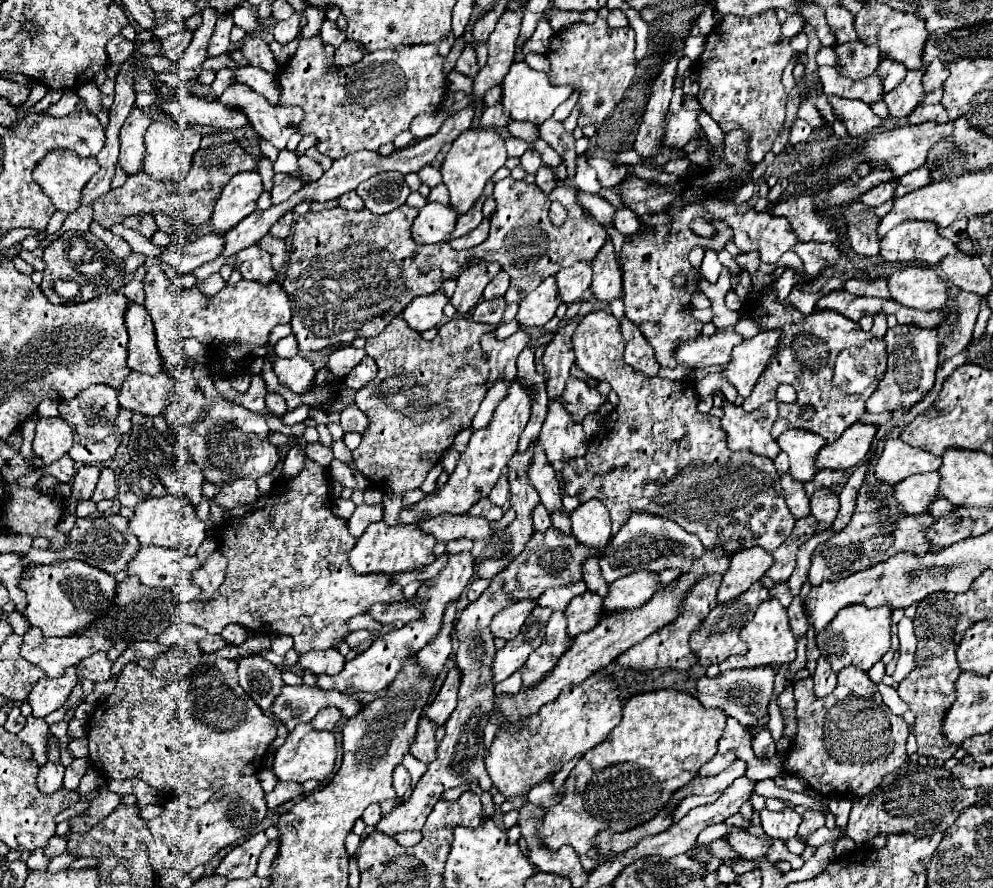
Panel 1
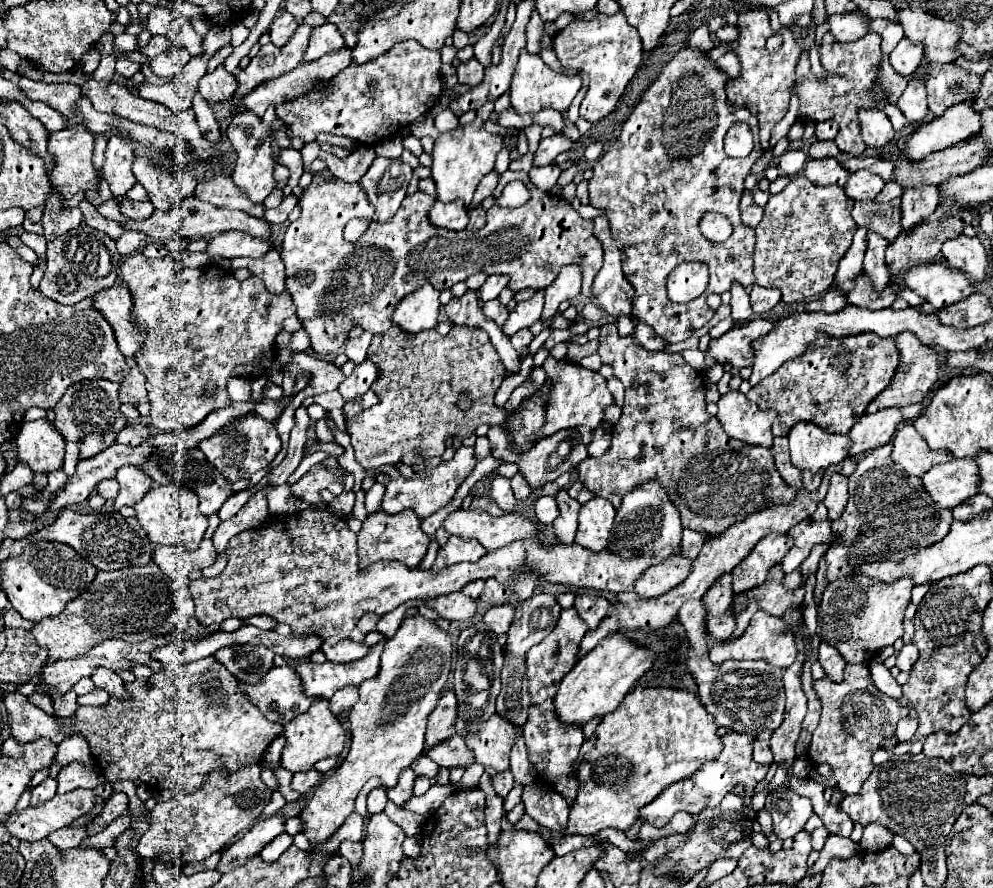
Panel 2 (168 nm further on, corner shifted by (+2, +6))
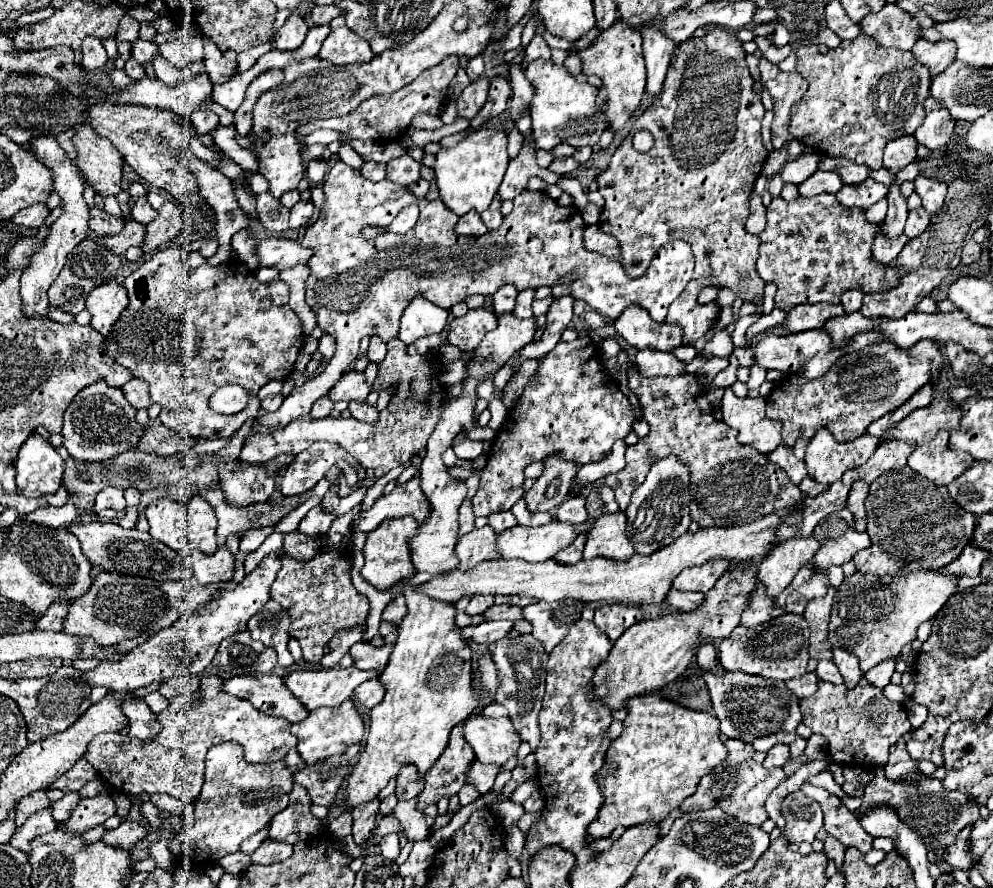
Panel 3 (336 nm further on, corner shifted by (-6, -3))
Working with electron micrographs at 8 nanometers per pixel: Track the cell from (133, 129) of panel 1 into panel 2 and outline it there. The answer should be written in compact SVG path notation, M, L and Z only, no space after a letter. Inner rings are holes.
M115 133L107 145L107 161L103 165L103 179L109 183L113 195L125 197L125 193L137 183L131 163L135 159L135 143L121 133Z

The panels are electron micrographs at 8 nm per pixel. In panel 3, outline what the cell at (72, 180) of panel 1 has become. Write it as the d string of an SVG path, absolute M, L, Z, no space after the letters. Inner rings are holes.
M81 126L73 138L77 148L77 162L87 182L95 192L117 194L123 180L123 154L101 136L95 136L93 128Z

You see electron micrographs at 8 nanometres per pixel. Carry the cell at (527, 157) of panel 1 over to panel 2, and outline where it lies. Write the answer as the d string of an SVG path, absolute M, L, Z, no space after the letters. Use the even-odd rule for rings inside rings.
M553 135L549 139L541 139L537 151L535 151L535 159L533 159L533 165L549 165L555 161L555 157L563 151L569 151L573 147L573 141L569 137L559 137L559 135Z

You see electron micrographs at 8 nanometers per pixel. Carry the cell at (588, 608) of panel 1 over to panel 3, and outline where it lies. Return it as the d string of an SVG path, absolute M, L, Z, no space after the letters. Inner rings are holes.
M603 604L595 610L595 624L615 642L629 626L643 620L643 612L631 604Z

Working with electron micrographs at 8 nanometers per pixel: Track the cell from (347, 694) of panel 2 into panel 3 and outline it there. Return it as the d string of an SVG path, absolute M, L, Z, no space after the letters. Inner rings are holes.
M375 678L375 680L363 682L363 684L355 690L353 700L355 700L359 706L363 706L363 708L373 708L373 706L377 706L377 704L383 700L383 696L385 696L385 688L383 688L383 684L379 684L379 678Z

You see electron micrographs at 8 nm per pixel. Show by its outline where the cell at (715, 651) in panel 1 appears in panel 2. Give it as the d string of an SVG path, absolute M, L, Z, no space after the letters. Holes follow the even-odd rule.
M777 565L777 567L771 569L769 581L765 581L759 587L753 587L751 591L735 595L735 599L731 603L731 611L733 611L737 627L735 627L733 635L729 639L725 639L727 643L735 641L737 635L743 635L749 619L759 609L777 611L777 617L783 617L787 611L791 611L795 607L801 607L803 589L801 587L799 589L785 589L781 585L781 577L783 577L783 571Z

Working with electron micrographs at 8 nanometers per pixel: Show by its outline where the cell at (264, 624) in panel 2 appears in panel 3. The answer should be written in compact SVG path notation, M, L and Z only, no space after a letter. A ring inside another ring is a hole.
M267 602L255 616L251 616L247 630L253 640L261 640L277 650L281 666L291 666L295 662L287 650L287 642L291 638L291 616L287 616L287 610L281 604Z

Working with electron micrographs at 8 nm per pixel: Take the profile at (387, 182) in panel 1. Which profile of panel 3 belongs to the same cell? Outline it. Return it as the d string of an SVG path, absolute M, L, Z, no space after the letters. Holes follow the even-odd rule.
M411 156L393 158L387 164L387 180L397 182L401 186L409 186L411 182L419 180L419 168L421 168L421 164L415 162Z

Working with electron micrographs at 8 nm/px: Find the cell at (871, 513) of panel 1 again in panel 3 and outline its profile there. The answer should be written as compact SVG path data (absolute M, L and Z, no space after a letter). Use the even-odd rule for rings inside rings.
M909 466L895 472L885 472L871 482L865 506L873 544L871 548L857 552L853 558L863 574L897 574L899 570L911 570L911 564L939 570L961 556L973 536L975 516L951 500L947 486L929 482Z

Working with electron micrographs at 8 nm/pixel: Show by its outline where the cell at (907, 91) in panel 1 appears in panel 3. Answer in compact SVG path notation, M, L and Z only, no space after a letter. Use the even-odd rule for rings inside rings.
M931 96L925 100L925 112L925 122L915 132L915 138L921 146L929 150L939 150L951 140L955 130L955 118L947 112L947 108L943 108L943 104L939 104Z

